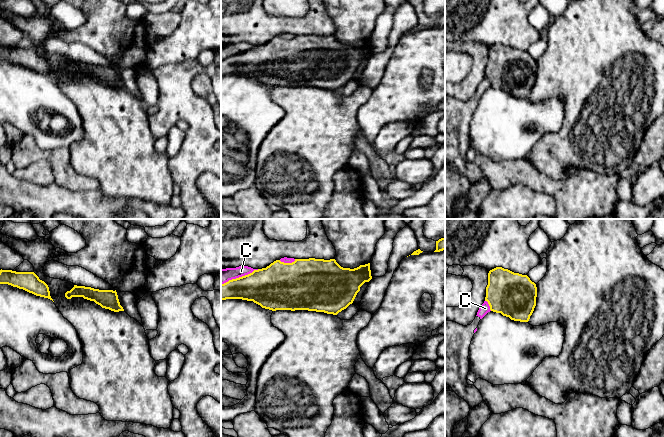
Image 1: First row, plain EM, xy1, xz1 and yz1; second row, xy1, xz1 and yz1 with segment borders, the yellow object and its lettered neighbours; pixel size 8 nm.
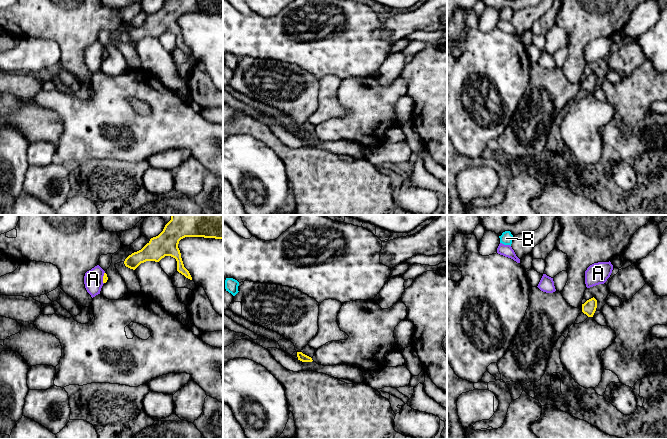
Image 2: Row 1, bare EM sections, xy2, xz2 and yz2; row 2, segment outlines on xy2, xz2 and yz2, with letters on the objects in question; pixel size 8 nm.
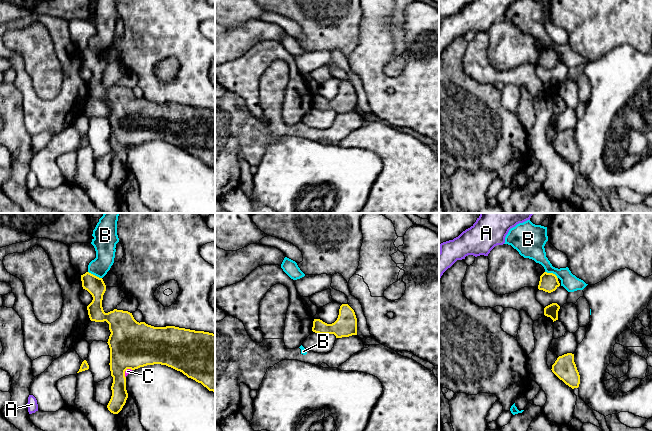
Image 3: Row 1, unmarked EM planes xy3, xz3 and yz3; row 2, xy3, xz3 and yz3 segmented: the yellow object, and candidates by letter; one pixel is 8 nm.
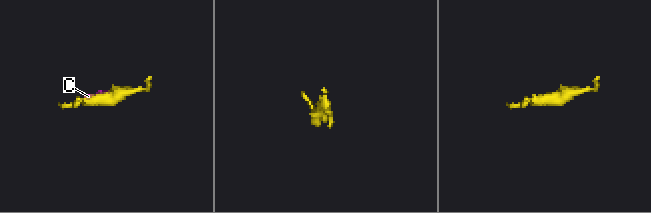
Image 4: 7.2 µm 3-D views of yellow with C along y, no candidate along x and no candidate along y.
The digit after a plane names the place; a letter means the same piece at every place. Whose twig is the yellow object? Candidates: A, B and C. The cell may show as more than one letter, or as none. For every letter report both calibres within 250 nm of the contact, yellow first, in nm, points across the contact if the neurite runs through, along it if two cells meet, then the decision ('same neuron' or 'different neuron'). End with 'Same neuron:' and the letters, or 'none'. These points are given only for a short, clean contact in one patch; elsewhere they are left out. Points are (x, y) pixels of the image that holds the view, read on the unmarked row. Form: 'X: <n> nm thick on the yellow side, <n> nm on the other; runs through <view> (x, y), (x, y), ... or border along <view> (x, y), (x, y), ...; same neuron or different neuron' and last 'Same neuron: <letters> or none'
A: 50 nm thick on the yellow side, 160 nm on the other; border along xy2 (104, 48), (103, 59); different neuron
B: 150 nm thick on the yellow side, 160 nm on the other; border along xy3 (88, 47), (101, 54); different neuron
C: 320 nm thick on the yellow side, 120 nm on the other; different neuron
Same neuron: none

